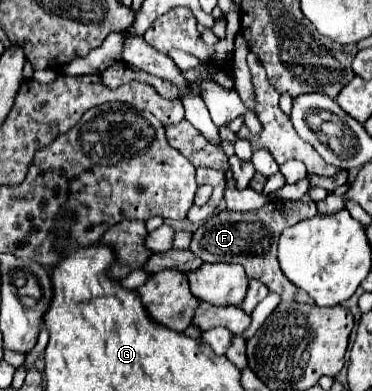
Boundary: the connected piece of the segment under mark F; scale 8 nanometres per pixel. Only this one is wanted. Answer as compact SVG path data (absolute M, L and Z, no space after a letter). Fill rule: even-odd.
M303 195L299 201L269 201L265 207L251 213L233 213L229 209L219 211L207 219L195 233L189 249L201 257L205 263L239 263L245 267L251 279L263 281L271 291L275 291L285 301L295 301L299 289L283 275L277 261L277 241L285 227L291 227L303 219L317 215L315 201Z

